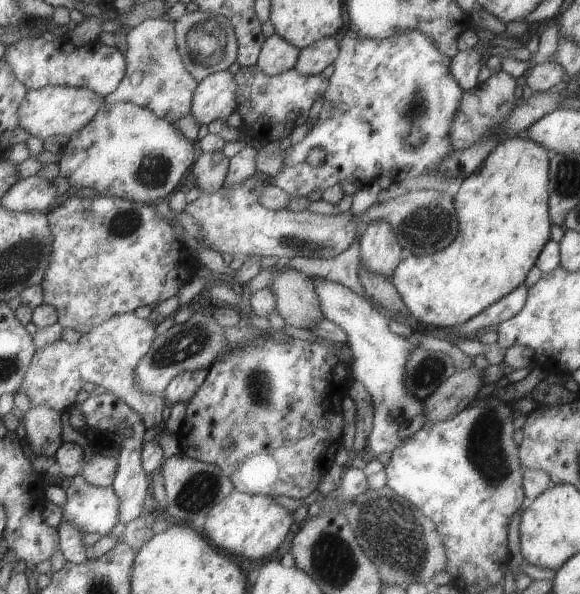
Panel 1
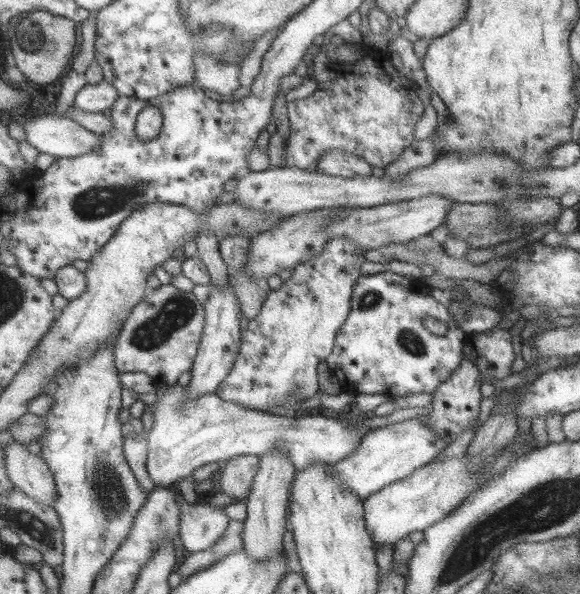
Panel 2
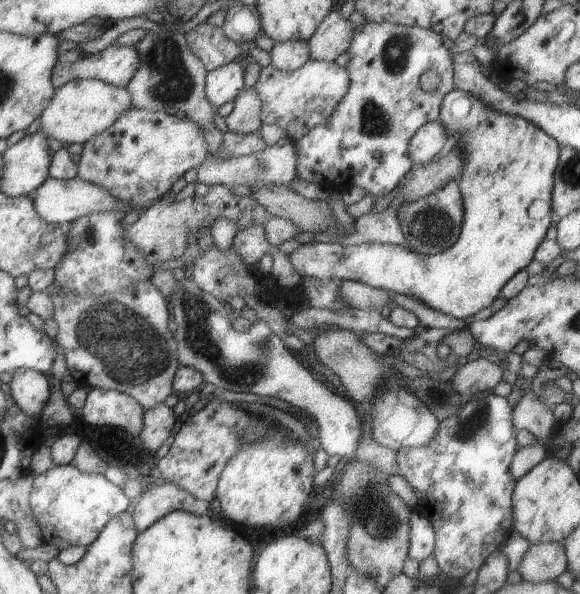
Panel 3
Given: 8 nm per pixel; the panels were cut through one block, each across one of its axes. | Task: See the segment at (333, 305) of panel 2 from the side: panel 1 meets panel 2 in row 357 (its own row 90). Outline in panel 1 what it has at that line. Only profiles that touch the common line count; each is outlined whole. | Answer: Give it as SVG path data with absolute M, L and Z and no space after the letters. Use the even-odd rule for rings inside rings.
M257 65L240 67L238 73L234 75L234 79L238 86L238 107L236 112L243 119L241 129L246 130L246 134L250 134L250 138L259 142L262 146L266 142L281 141L289 137L297 127L304 125L306 120L308 120L310 109L315 99L322 94L325 96L329 88L329 80L322 73L305 76L295 69L291 69L280 75L267 76Z

